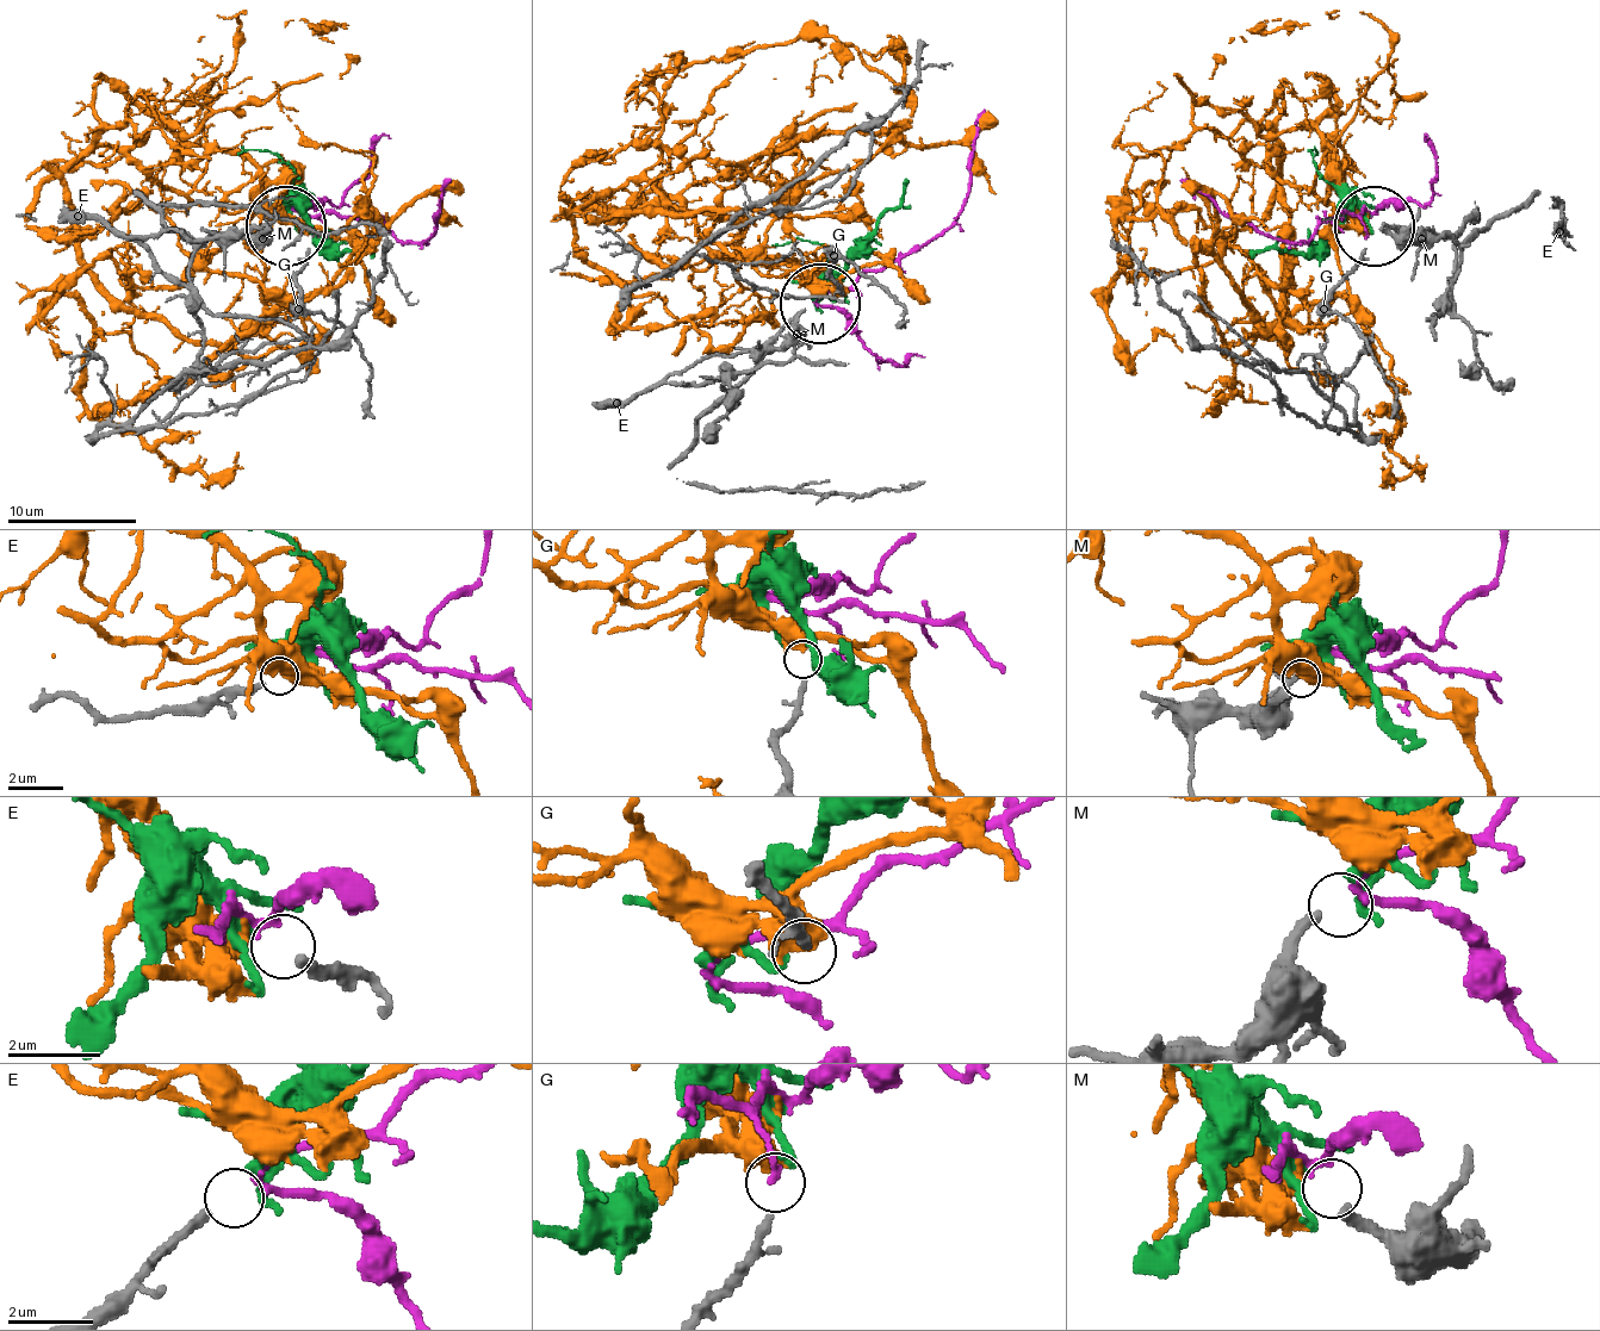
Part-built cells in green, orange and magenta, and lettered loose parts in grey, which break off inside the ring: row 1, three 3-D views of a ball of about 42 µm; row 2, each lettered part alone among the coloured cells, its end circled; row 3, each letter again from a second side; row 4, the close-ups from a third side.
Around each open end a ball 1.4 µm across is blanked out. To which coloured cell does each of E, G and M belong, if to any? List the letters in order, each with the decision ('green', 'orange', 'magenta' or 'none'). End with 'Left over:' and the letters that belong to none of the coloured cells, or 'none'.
E: magenta
G: none
M: green
Left over: G

